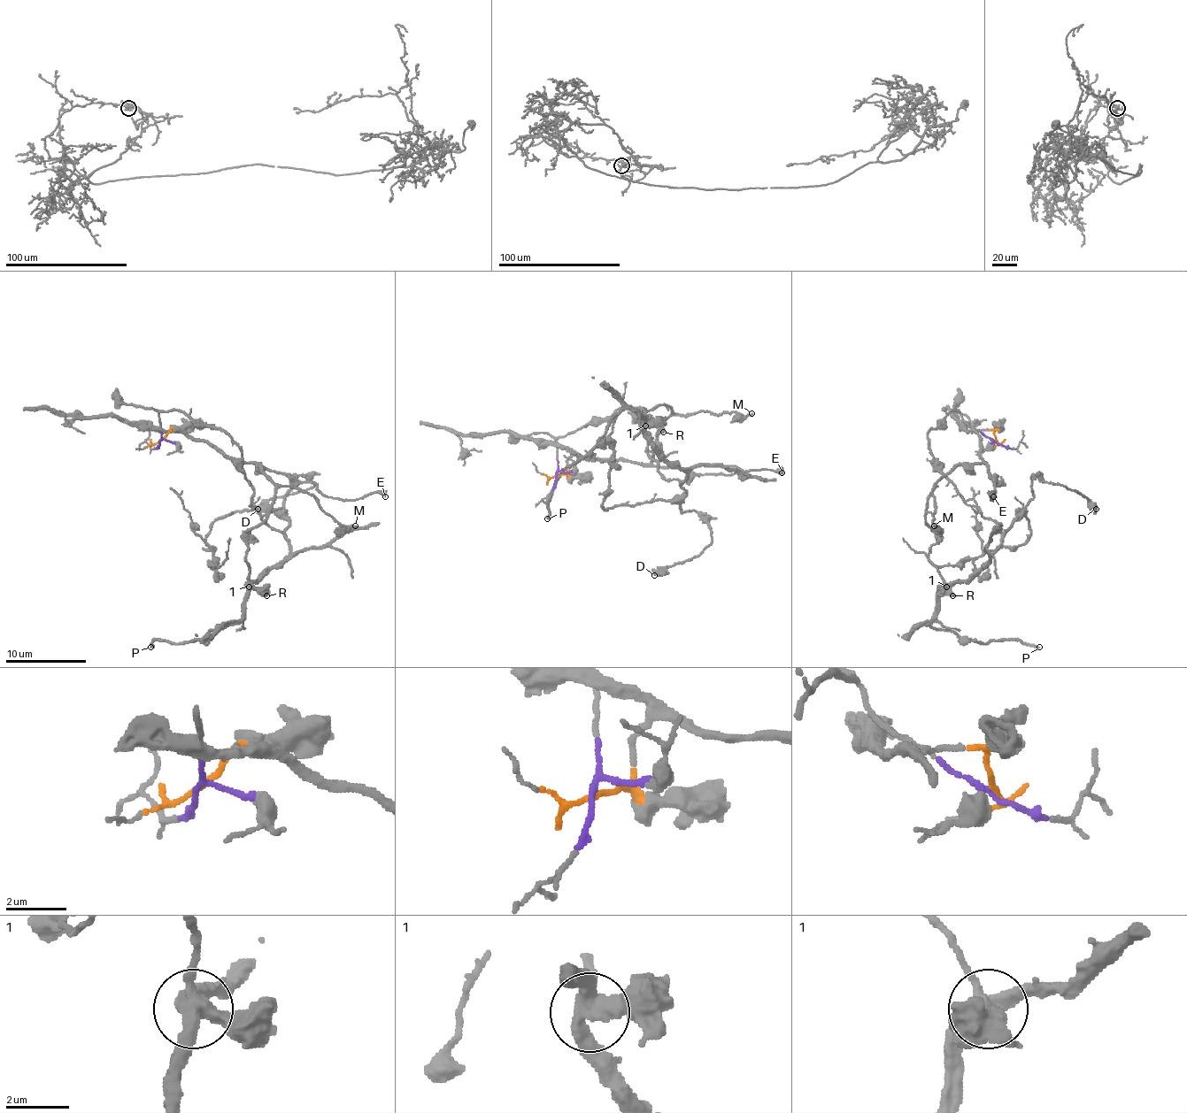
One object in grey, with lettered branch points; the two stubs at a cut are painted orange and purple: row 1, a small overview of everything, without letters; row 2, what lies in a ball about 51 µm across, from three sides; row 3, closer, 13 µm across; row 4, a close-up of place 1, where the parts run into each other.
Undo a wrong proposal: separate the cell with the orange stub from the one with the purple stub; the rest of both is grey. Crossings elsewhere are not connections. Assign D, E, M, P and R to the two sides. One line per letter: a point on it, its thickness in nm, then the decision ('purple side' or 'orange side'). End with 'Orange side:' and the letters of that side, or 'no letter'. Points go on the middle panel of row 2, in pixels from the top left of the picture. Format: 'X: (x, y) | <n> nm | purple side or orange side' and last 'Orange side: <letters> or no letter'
D: (654, 575) | 600 nm | purple side
E: (782, 472) | 460 nm | orange side
M: (751, 413) | 200 nm | orange side
P: (547, 518) | 200 nm | purple side
R: (663, 432) | 440 nm | orange side
Orange side: E, M, R

